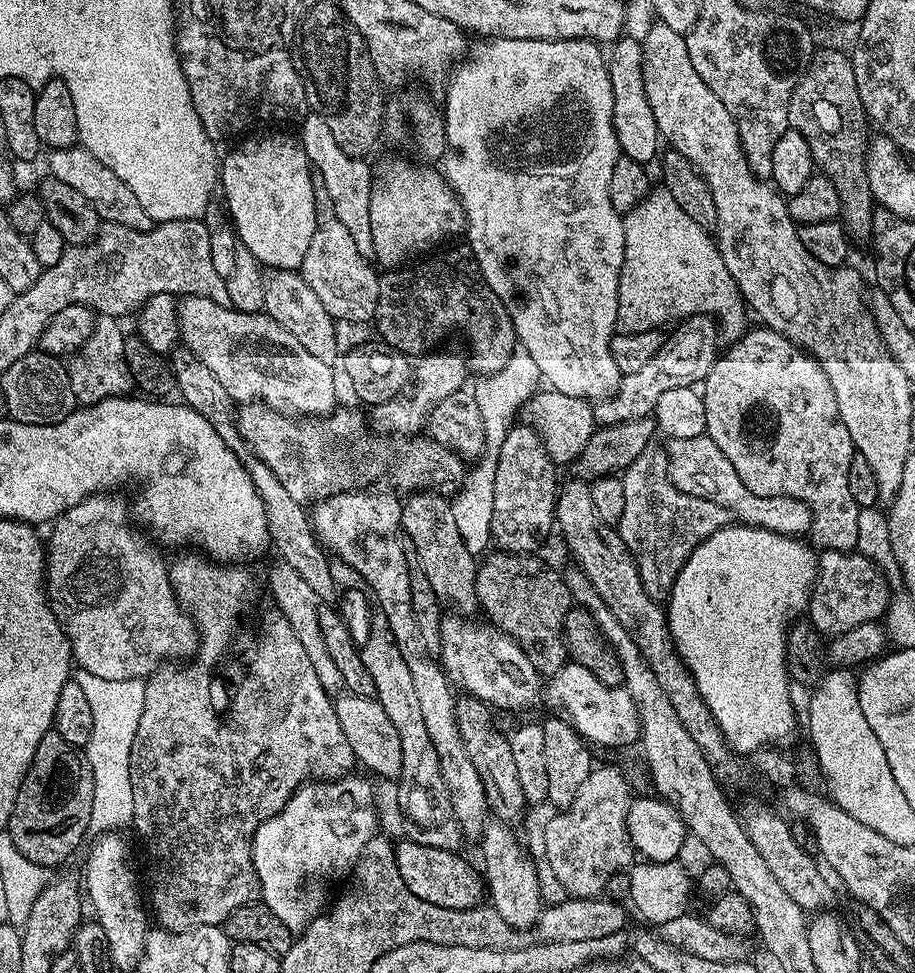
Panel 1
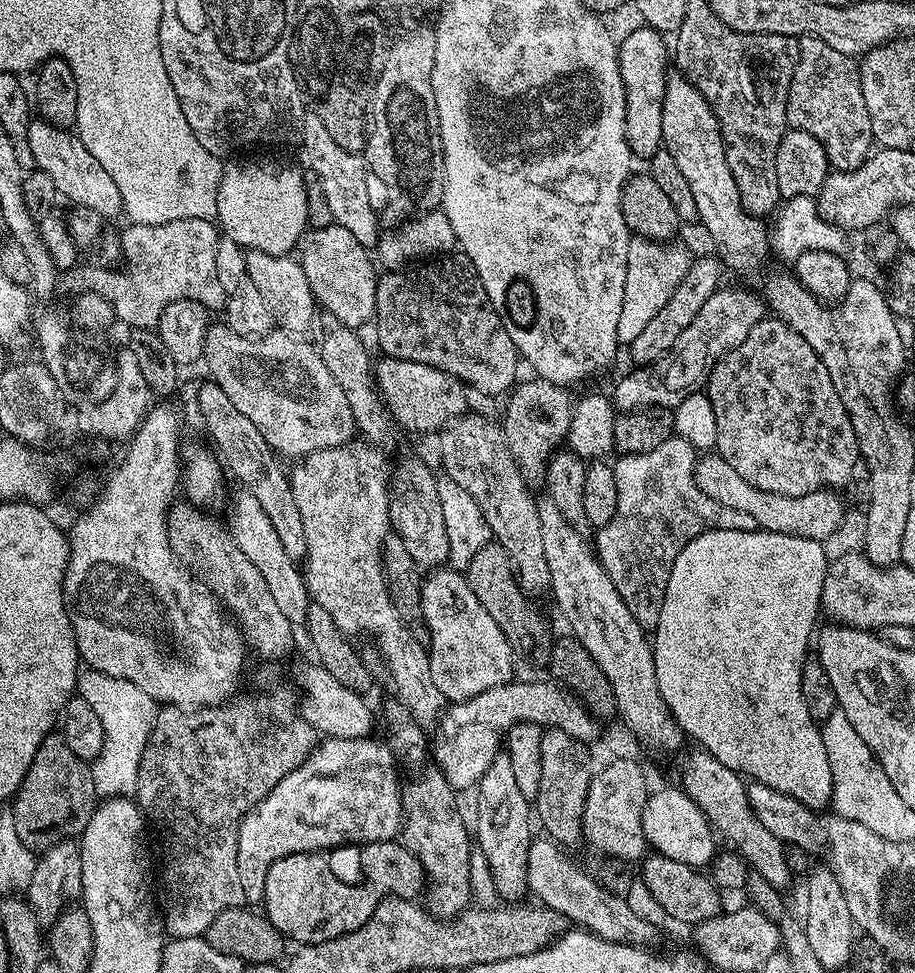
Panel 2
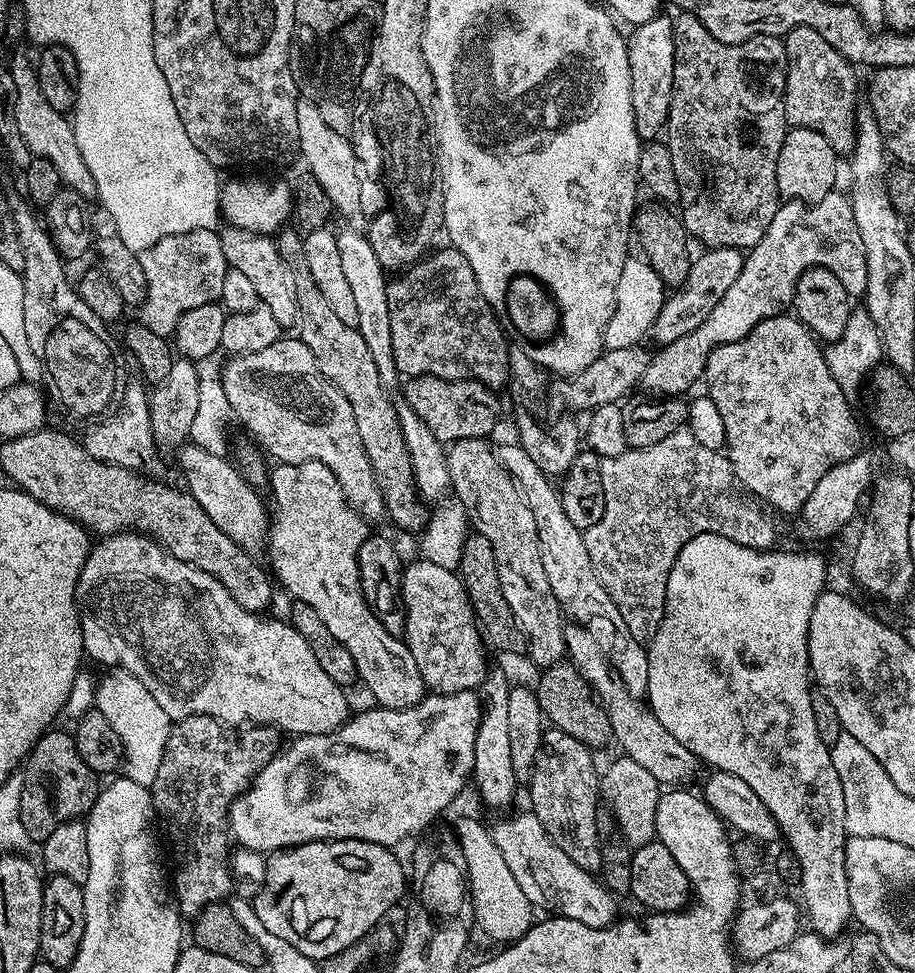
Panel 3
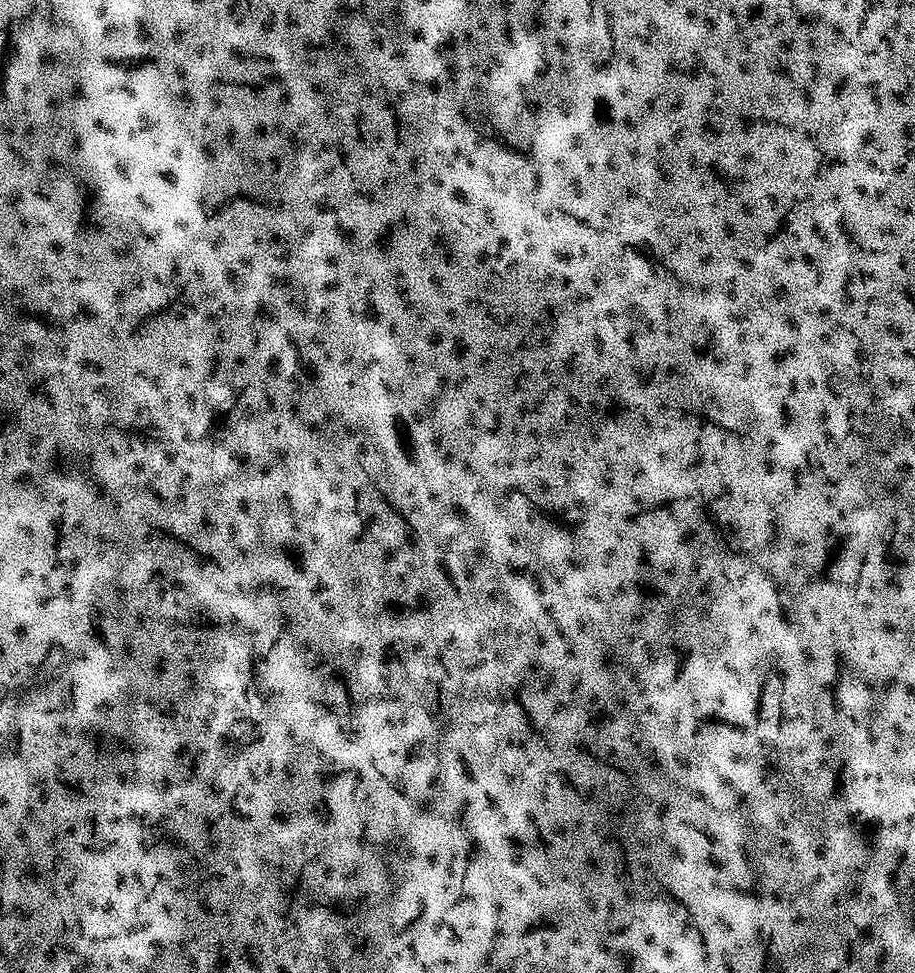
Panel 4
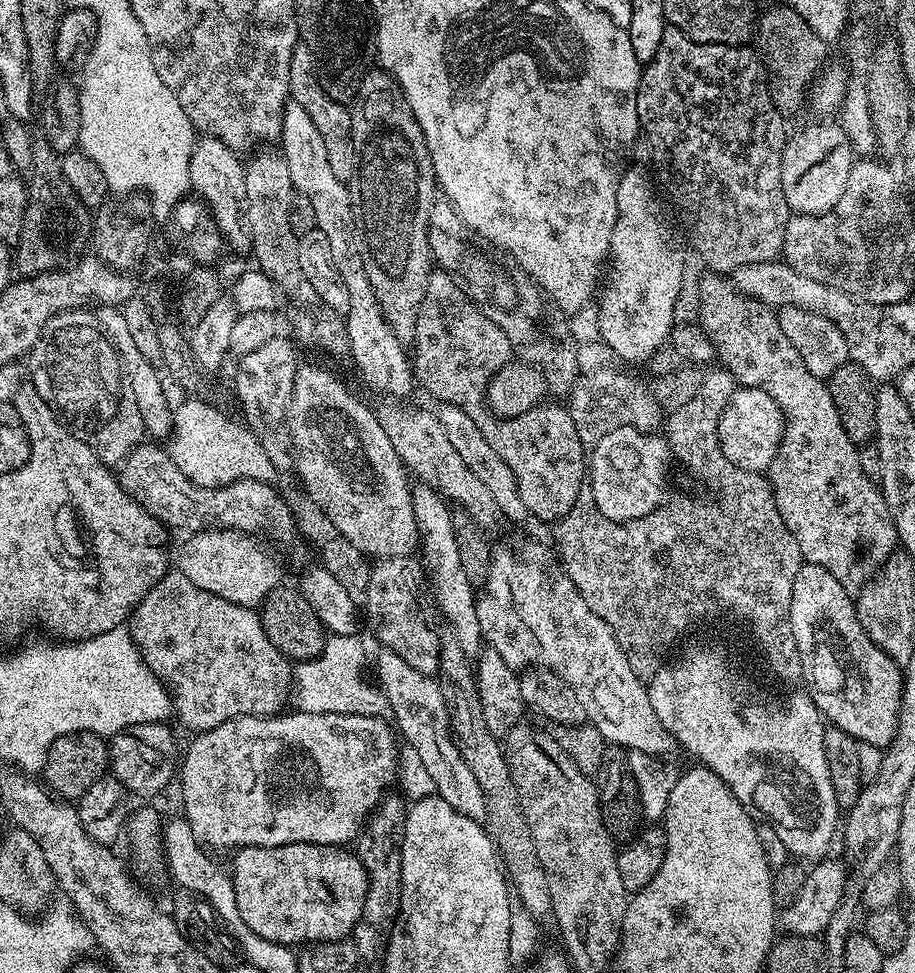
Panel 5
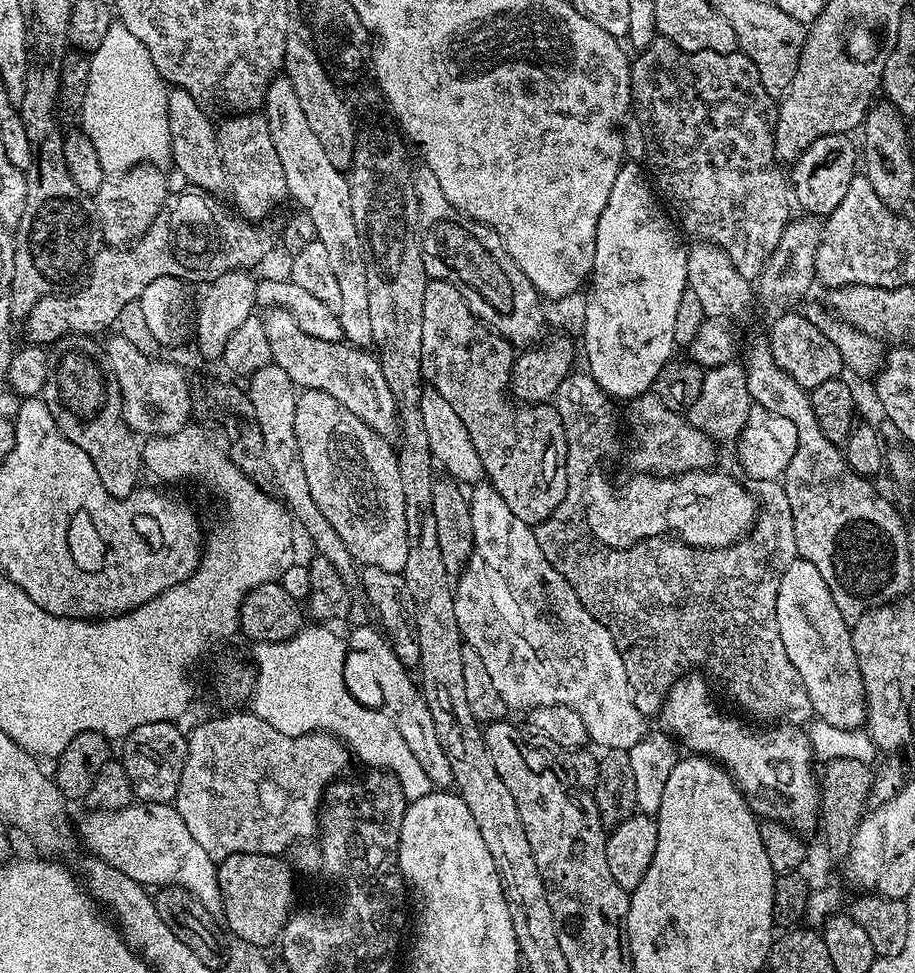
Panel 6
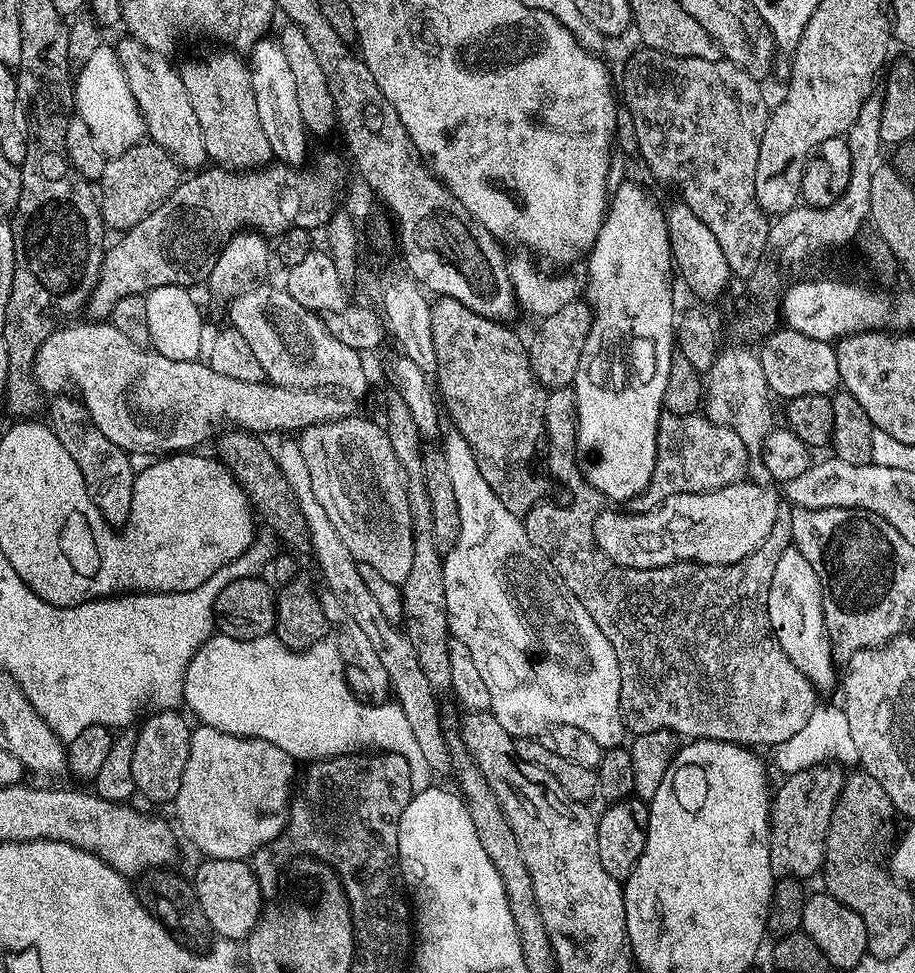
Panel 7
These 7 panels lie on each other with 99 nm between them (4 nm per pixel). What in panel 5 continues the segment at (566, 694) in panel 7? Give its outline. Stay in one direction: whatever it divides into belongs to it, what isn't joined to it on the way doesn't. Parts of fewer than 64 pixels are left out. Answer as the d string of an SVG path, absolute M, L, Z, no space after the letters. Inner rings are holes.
M492 548L492 561L488 567L488 579L484 581L479 589L476 597L476 613L478 614L478 626L484 635L483 643L487 645L491 651L497 652L506 662L506 666L513 670L521 670L527 664L541 664L544 668L549 668L549 673L555 674L566 687L573 693L577 702L580 704L587 723L598 730L598 734L602 734L602 738L609 745L615 746L620 750L631 750L633 752L645 752L651 756L661 758L671 757L672 751L677 751L678 745L676 739L666 730L666 726L662 726L662 722L658 718L658 714L654 714L654 706L650 706L650 698L648 697L648 684L638 678L638 674L634 674L634 670L630 670L630 662L626 658L626 654L622 650L622 646L614 638L614 634L610 630L610 626L606 626L606 622L602 622L602 618L598 618L598 614L594 614L594 610L590 610L590 606L582 598L582 594L574 586L574 582L563 571L556 570L551 572L546 565L540 560L532 560L532 556L528 552L515 552L512 548Z

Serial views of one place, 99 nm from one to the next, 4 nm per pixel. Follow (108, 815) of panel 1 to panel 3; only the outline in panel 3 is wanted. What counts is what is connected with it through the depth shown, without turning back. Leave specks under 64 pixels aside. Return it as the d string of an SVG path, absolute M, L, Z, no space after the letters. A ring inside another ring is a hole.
M114 670L107 674L95 687L95 707L119 736L124 753L125 775L137 783L150 786L160 766L172 719L155 701L150 690L133 675L123 670Z

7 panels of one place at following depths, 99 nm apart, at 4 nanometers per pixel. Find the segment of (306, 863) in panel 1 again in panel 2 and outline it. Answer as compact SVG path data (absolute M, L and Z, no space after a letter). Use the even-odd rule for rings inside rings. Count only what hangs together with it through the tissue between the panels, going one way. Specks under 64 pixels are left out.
M368 736L353 740L328 738L317 743L306 760L282 777L264 800L244 813L238 834L238 878L249 901L259 901L263 897L268 867L283 856L331 850L341 844L375 844L377 840L392 840L399 833L402 827L402 780L396 777L398 761L387 743L379 744L372 739Z

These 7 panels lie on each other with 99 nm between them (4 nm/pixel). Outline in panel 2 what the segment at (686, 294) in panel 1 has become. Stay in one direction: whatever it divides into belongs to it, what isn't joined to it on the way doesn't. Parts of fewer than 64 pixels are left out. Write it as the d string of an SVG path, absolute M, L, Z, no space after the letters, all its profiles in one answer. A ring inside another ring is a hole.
M632 238L628 242L628 269L626 270L626 290L622 298L620 315L620 344L627 346L646 327L646 322L670 302L676 288L689 270L690 259L684 252L670 247L667 243L652 239Z

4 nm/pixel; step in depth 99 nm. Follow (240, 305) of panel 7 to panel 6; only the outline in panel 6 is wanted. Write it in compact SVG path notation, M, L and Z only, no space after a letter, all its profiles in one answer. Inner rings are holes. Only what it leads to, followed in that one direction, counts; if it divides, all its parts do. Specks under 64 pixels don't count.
M272 307L263 313L266 338L270 344L271 363L277 364L290 374L297 389L322 390L330 398L338 398L350 414L362 418L370 430L380 436L392 438L397 435L396 403L386 378L382 378L379 359L371 351L355 347L347 342L326 342L302 332L302 326L288 310Z

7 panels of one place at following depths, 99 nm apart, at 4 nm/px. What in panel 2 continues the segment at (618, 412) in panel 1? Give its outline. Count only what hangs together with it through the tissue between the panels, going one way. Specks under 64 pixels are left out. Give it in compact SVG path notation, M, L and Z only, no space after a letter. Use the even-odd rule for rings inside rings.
M721 287L702 304L702 310L694 314L694 322L678 334L678 342L670 346L662 358L653 364L633 367L610 392L610 399L621 413L638 412L646 408L671 408L681 404L691 392L703 389L708 383L714 366L730 348L742 346L746 334L759 320L765 319L766 304L759 295L744 288Z

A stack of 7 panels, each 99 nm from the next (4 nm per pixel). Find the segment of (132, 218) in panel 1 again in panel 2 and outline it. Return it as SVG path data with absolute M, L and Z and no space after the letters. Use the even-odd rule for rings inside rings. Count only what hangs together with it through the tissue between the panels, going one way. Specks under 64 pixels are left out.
M32 118L28 121L28 137L35 167L50 176L61 197L69 196L73 205L92 207L98 214L107 218L121 215L124 203L114 178L110 178L98 158L94 158L94 154L86 150L79 135L56 124L50 124L43 118Z

